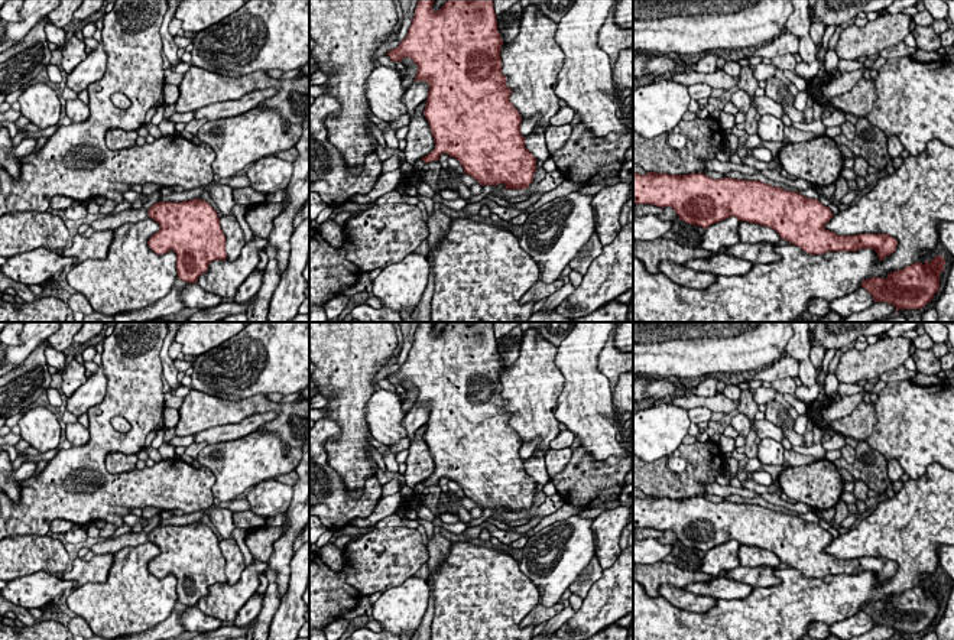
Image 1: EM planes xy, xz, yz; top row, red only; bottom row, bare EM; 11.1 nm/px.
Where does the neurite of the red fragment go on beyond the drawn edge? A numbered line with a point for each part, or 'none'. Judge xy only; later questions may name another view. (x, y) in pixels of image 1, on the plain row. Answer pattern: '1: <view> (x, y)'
none

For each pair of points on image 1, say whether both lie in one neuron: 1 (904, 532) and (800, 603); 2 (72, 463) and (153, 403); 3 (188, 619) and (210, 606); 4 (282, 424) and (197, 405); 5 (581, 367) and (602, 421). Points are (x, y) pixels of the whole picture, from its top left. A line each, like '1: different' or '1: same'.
1: same
2: same
3: different
4: same
5: same

